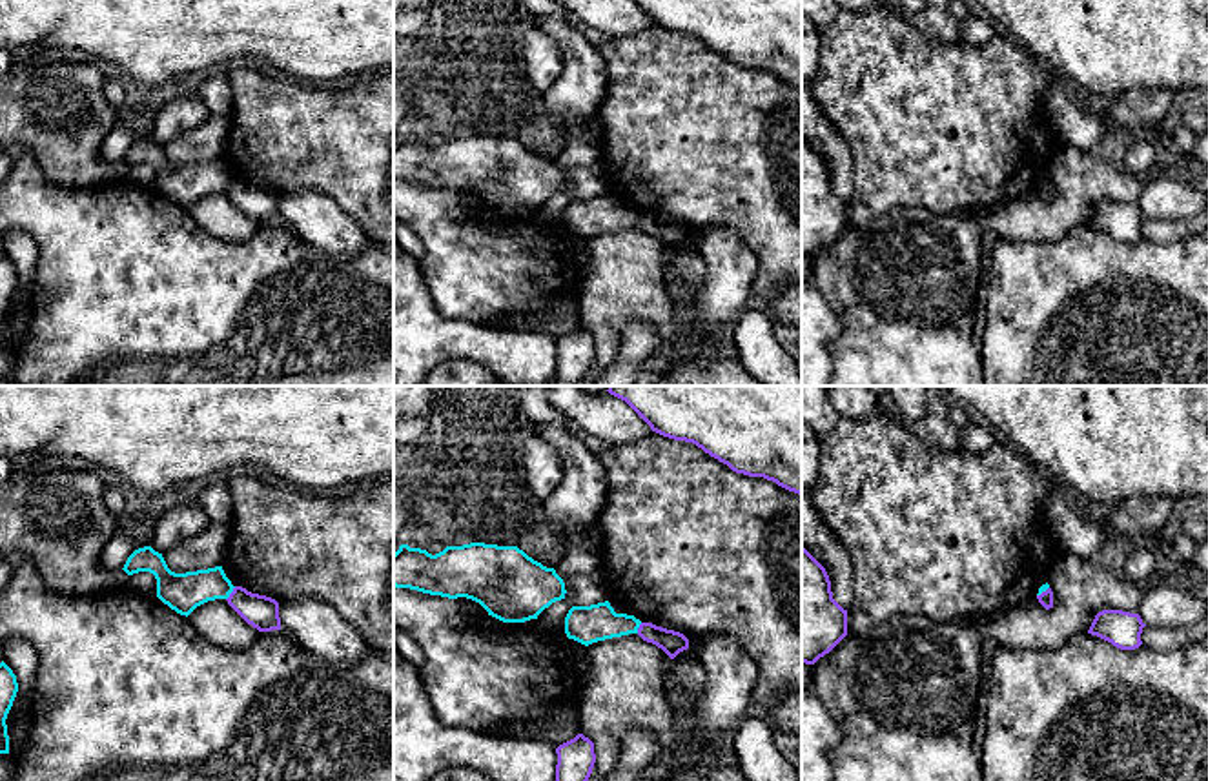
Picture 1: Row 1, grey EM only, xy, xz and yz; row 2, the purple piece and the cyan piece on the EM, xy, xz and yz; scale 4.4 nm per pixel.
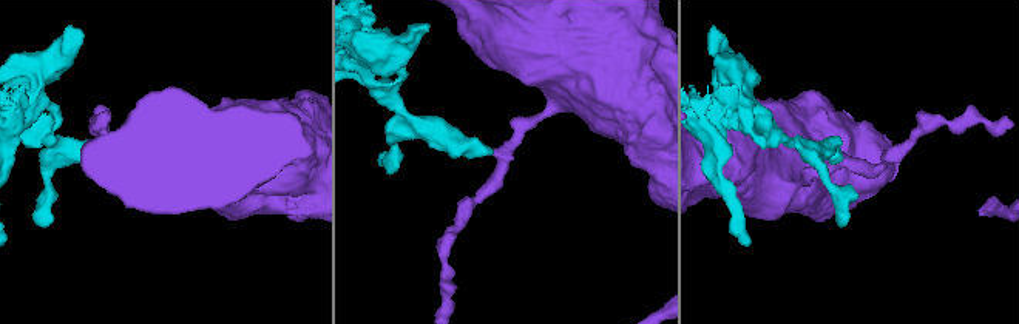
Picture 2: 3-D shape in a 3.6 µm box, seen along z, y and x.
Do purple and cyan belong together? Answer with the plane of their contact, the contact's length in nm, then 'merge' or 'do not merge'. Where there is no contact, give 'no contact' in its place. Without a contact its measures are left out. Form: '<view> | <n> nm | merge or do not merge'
xy | 80 nm | do not merge

